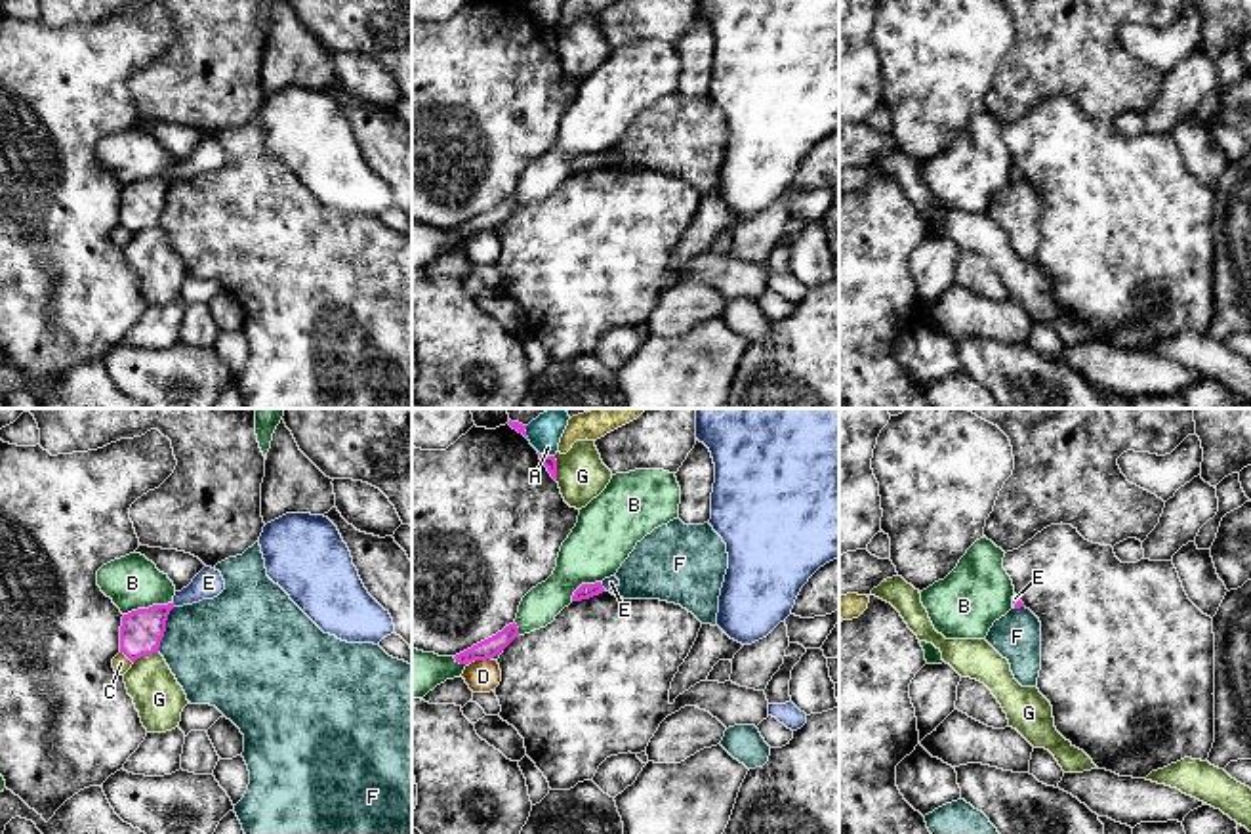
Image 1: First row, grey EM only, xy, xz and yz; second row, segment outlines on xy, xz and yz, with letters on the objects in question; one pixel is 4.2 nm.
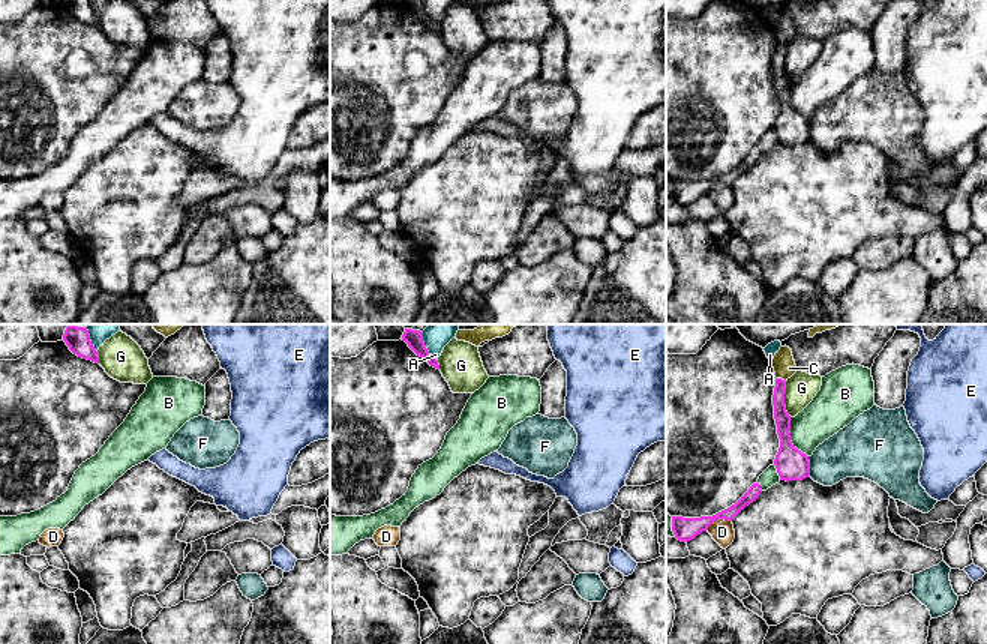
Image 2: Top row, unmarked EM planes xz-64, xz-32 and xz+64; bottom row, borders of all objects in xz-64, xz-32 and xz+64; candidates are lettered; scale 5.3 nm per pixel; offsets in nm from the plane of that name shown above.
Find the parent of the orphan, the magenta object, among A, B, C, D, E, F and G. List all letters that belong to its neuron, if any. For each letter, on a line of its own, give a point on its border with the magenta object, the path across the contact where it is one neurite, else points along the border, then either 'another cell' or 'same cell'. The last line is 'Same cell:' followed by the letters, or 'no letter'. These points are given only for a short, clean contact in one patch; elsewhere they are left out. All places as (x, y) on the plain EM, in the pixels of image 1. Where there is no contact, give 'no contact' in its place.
A: meets magenta in xz at (544, 27); border along xz (538, 23), (553, 29); another cell
B: meets magenta in xy at (149, 180); another cell
C: meets magenta in xy at (126, 228); another cell
D: meets magenta in xz at (483, 231); border along xz (491, 229), (475, 233); another cell
E: meets magenta in xz at (601, 159); runs through xz (586, 163), (601, 159), (611, 155); same cell
F: meets magenta in xy at (164, 203); border along xy (174, 180), (166, 191), (166, 203), (157, 224); another cell
G: meets magenta in xy at (145, 226); another cell
Same cell: E

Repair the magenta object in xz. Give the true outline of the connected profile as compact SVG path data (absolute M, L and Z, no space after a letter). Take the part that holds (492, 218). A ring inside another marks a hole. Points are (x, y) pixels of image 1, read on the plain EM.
M517 197L505 198L502 204L496 208L473 218L471 221L456 227L456 235L460 237L469 237L473 233L486 233L494 231L500 223L503 223L515 210L519 210L519 200Z

